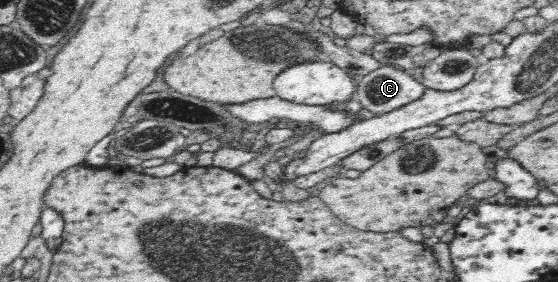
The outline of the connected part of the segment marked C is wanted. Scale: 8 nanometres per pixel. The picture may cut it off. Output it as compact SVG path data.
M382 66L359 77L356 84L356 100L376 116L396 111L424 92L423 84L416 82L409 72L392 66Z

